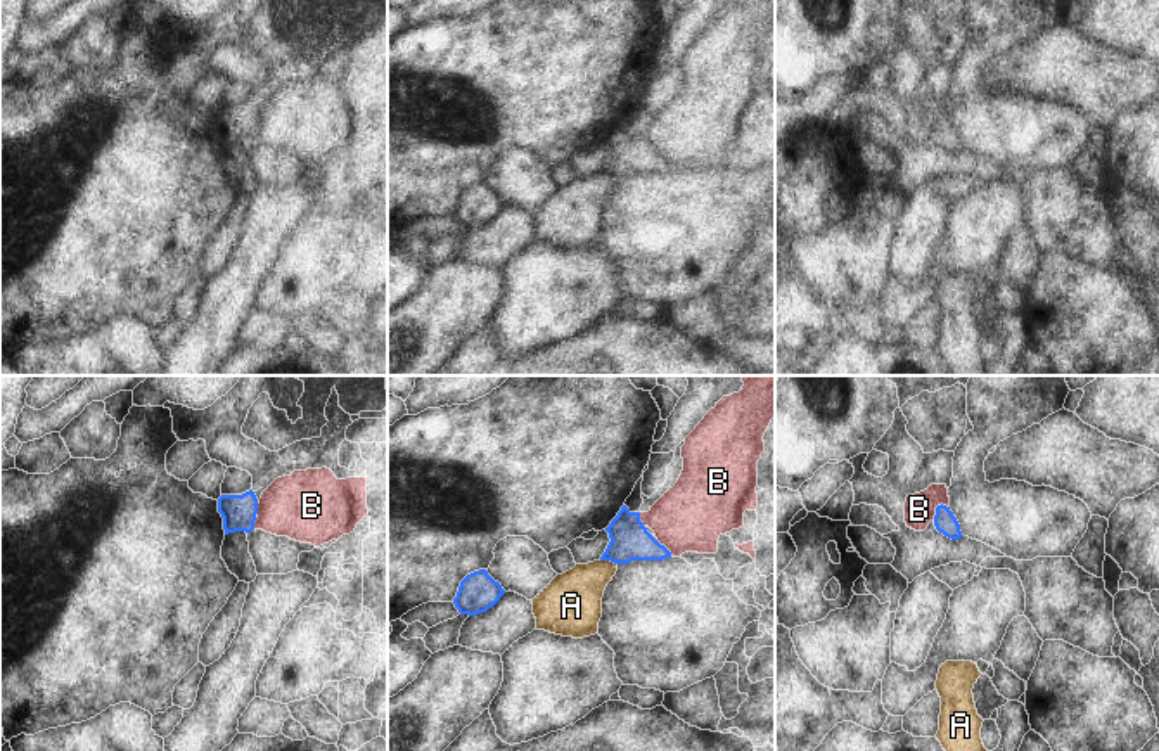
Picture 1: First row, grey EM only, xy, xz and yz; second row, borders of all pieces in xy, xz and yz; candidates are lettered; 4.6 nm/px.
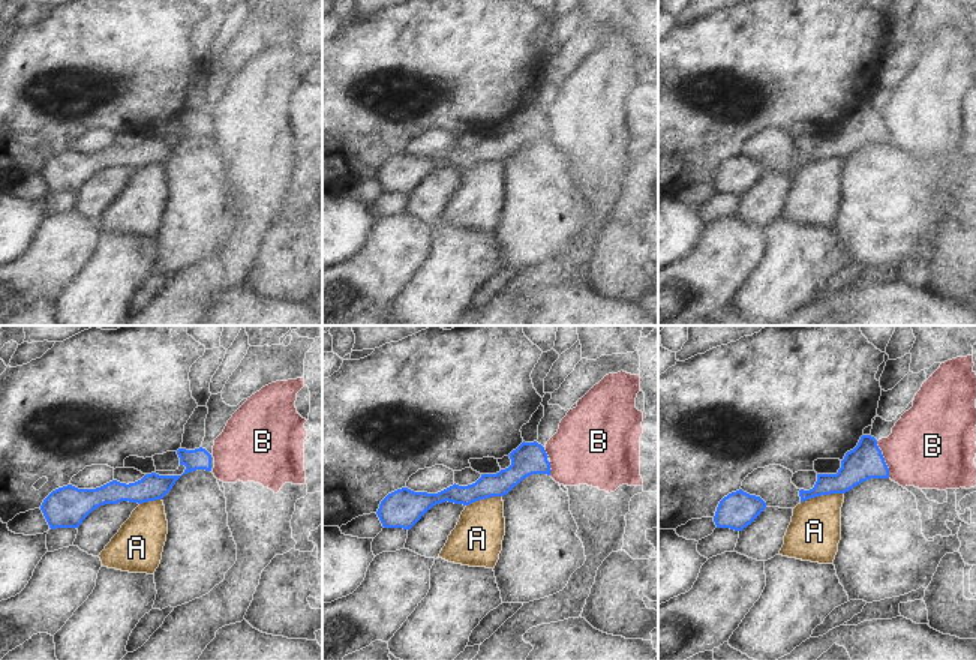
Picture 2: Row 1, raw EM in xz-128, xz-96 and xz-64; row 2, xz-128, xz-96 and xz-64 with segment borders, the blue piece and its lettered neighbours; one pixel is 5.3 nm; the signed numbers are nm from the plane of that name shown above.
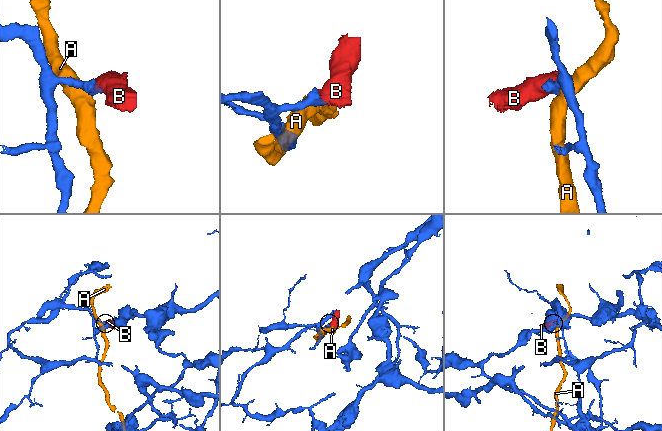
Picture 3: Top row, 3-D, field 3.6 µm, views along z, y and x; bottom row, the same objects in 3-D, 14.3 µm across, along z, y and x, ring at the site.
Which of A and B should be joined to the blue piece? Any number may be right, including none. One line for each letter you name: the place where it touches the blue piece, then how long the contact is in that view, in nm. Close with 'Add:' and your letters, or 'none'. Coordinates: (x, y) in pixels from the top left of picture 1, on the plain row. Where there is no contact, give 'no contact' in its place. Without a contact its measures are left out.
Add: none

